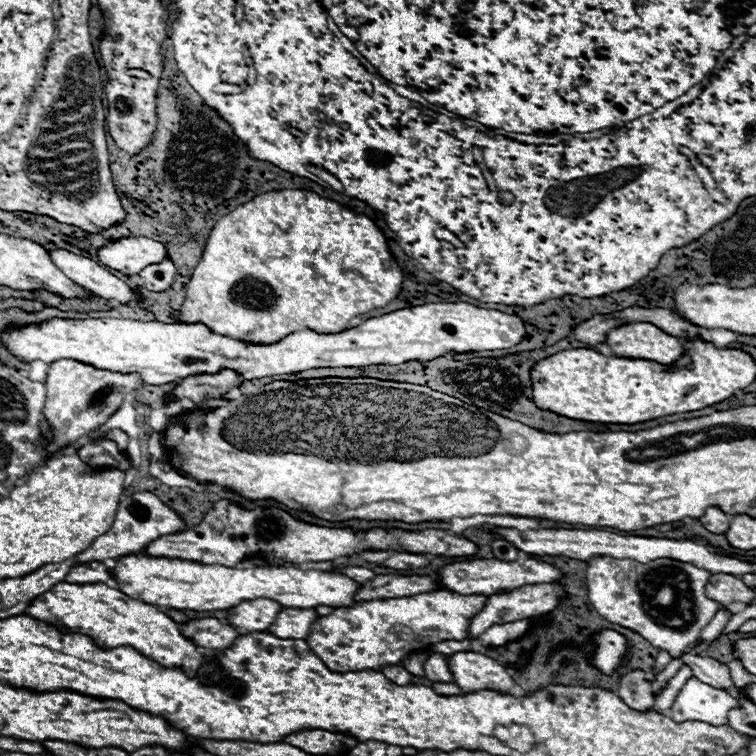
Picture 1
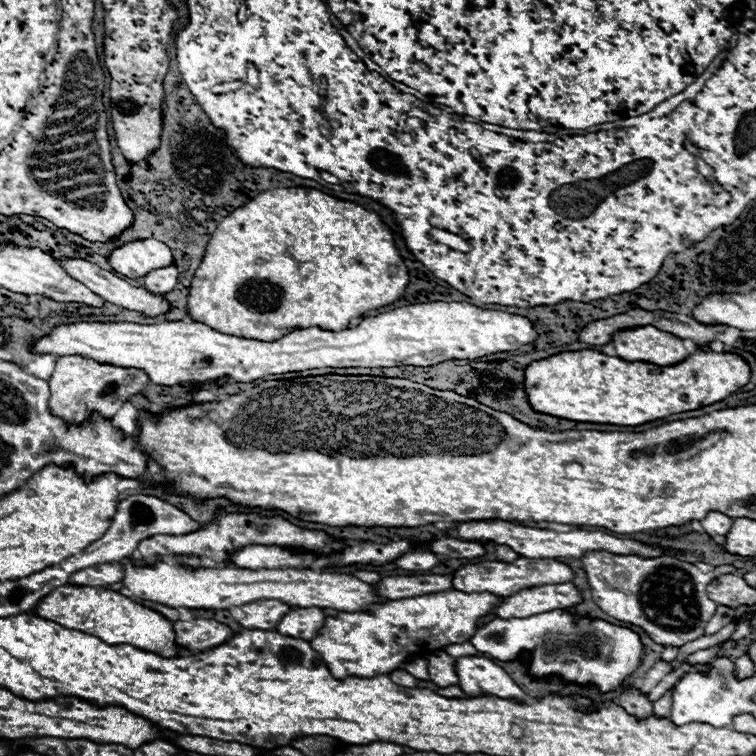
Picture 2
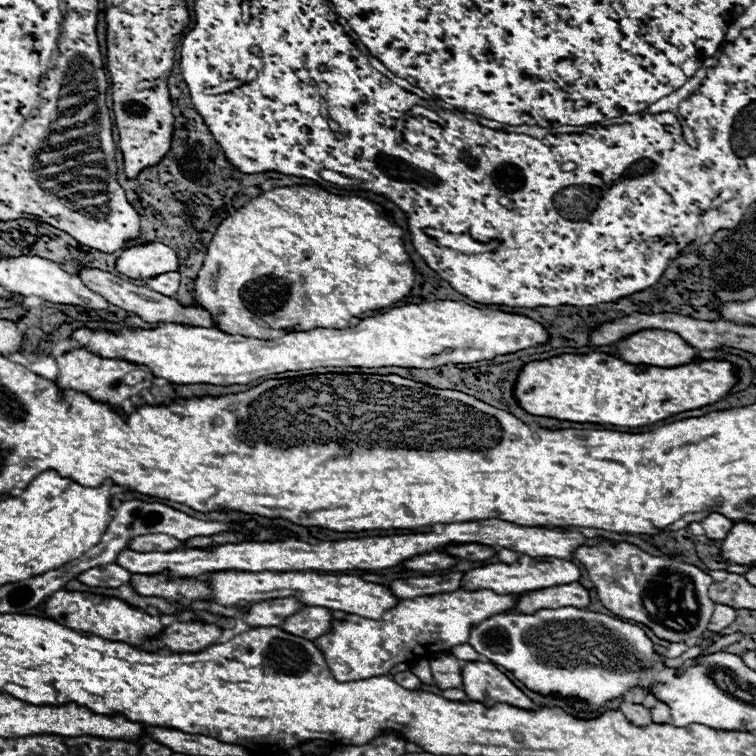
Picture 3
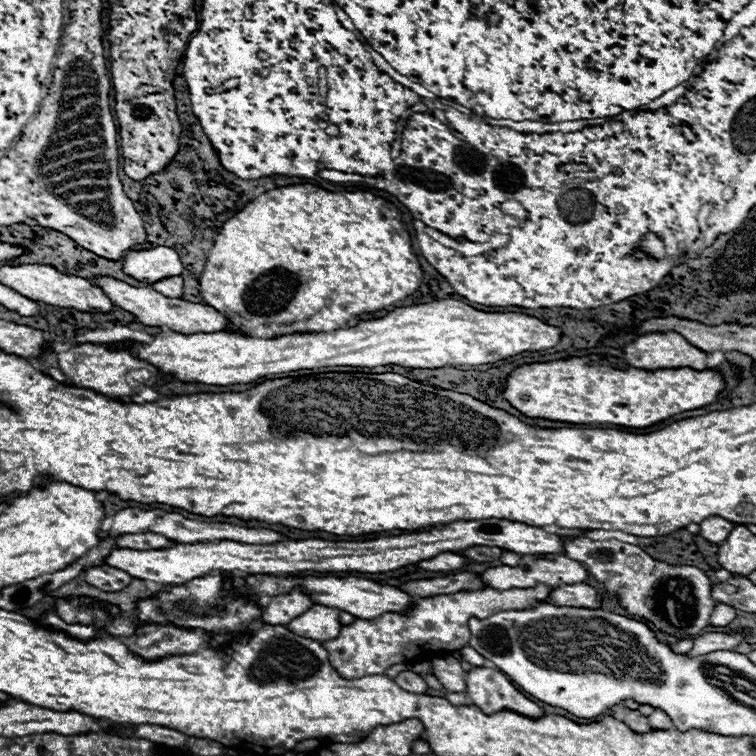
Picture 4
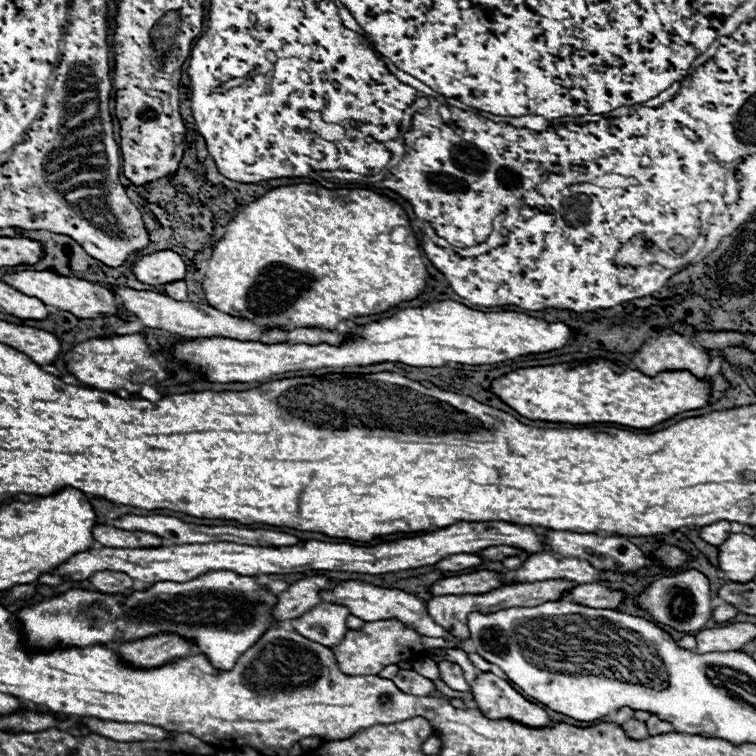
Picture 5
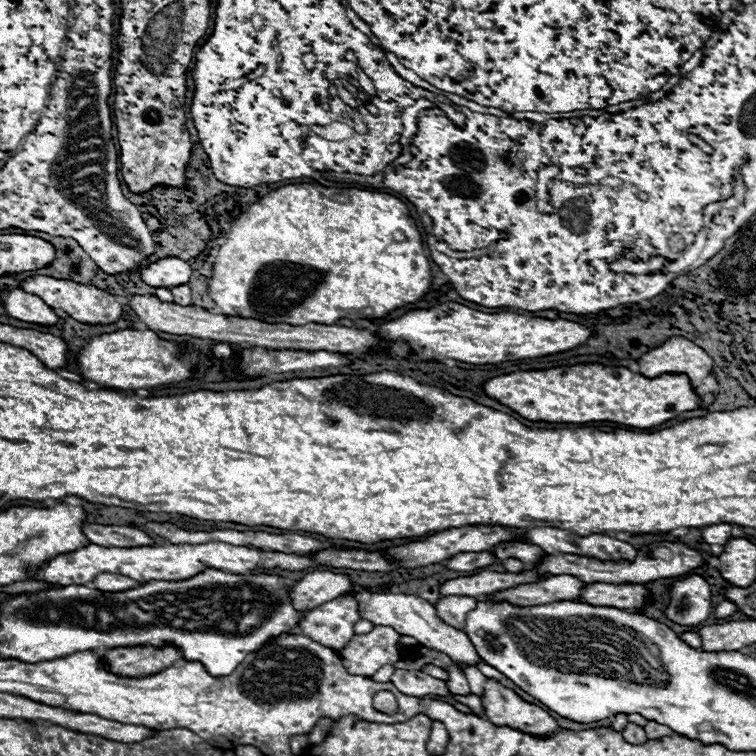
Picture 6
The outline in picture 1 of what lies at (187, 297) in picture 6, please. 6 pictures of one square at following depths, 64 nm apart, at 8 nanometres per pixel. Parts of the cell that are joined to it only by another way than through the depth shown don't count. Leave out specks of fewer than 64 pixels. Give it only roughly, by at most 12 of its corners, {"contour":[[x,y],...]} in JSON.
{"contour":[[170,258],[140,270],[142,286],[162,292],[174,282]]}

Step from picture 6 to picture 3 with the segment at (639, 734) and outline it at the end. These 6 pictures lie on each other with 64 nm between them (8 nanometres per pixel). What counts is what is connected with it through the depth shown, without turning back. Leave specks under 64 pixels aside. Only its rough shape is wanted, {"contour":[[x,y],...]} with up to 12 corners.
{"contour":[[622,702],[620,710],[636,724],[652,722],[652,712],[634,702]]}

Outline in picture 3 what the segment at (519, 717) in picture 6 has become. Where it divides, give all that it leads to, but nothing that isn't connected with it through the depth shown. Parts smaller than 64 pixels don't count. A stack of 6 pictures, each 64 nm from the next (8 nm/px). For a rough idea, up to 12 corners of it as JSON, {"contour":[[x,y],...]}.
{"contour":[[466,662],[462,690],[476,702],[536,704],[492,662]]}

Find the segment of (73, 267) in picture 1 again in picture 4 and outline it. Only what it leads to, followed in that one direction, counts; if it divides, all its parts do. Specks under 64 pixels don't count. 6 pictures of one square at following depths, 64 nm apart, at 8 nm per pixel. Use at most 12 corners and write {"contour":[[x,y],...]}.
{"contour":[[112,276],[90,280],[146,326],[184,334],[234,332],[204,304]]}

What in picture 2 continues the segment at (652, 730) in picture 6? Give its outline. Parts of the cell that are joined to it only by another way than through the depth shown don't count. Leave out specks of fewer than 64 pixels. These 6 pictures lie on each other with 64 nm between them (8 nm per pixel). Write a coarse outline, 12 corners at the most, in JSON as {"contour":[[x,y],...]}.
{"contour":[[672,690],[654,702],[654,714],[658,718],[670,716]]}

